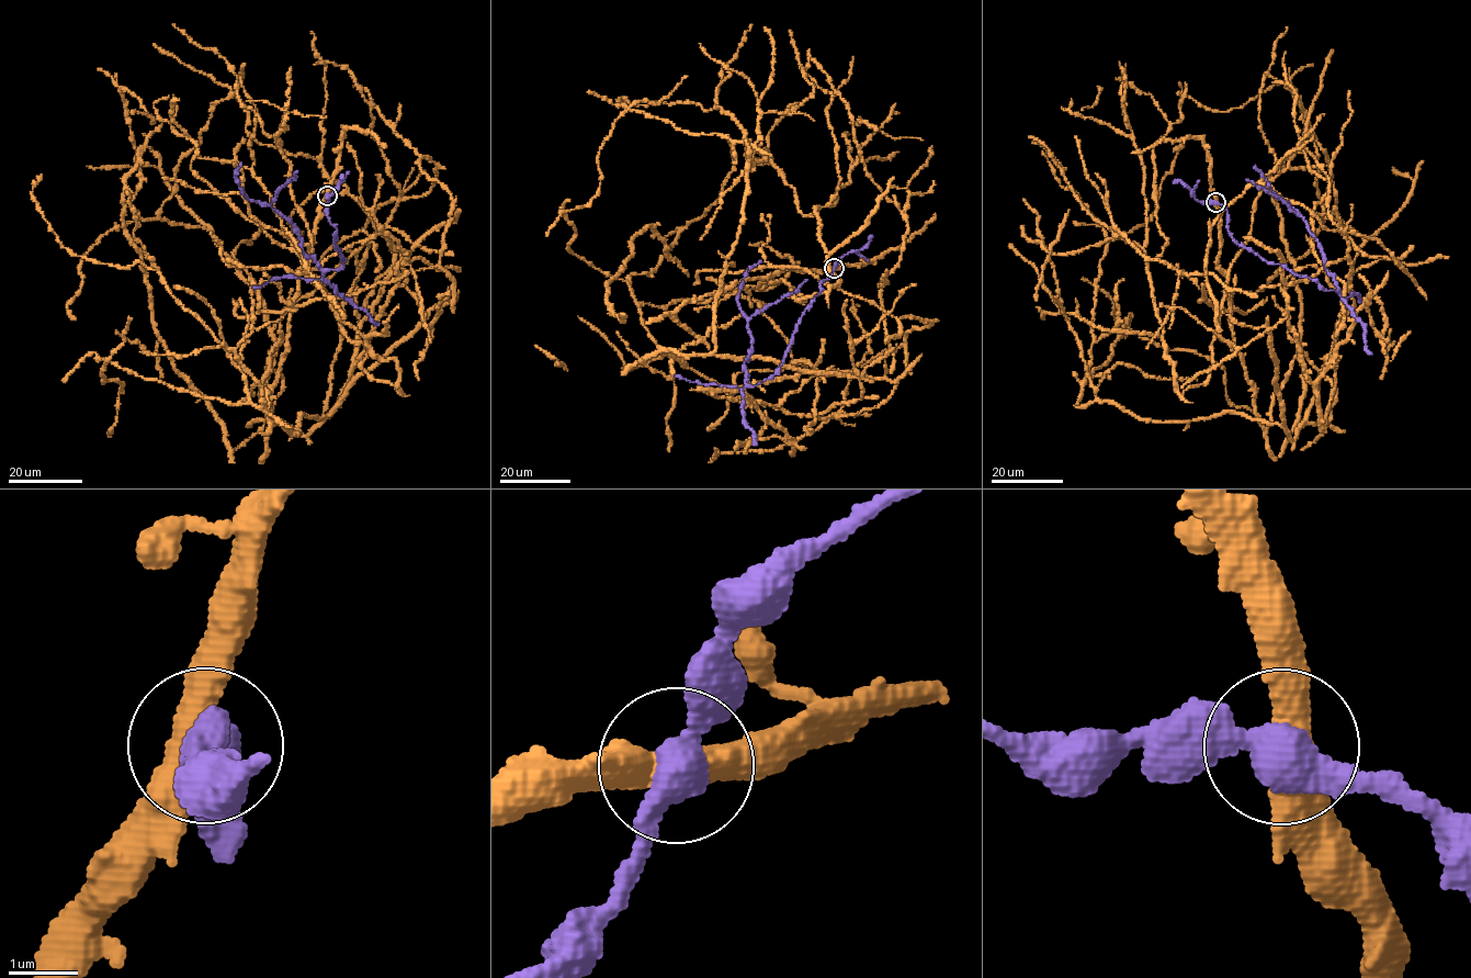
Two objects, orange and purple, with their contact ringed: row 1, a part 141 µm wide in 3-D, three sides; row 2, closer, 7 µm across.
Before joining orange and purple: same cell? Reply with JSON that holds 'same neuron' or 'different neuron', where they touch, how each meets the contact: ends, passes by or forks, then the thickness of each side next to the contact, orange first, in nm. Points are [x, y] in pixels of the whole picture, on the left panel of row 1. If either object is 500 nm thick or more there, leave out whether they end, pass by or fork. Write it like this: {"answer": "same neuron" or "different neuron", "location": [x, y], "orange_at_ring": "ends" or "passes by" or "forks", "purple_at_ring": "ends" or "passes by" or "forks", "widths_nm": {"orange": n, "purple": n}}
{"answer": "same neuron", "location": [327, 195], "orange_at_ring": "passes by", "purple_at_ring": "passes by", "widths_nm": {"orange": 460, "purple": 460}}

